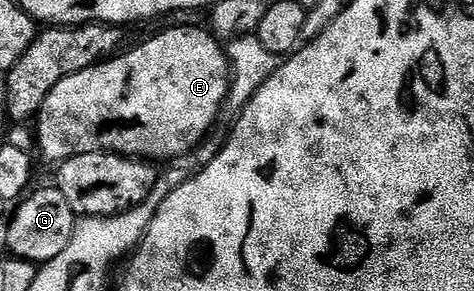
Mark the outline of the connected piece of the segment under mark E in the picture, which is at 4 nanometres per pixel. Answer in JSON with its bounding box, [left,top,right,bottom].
[36,26,230,165]

